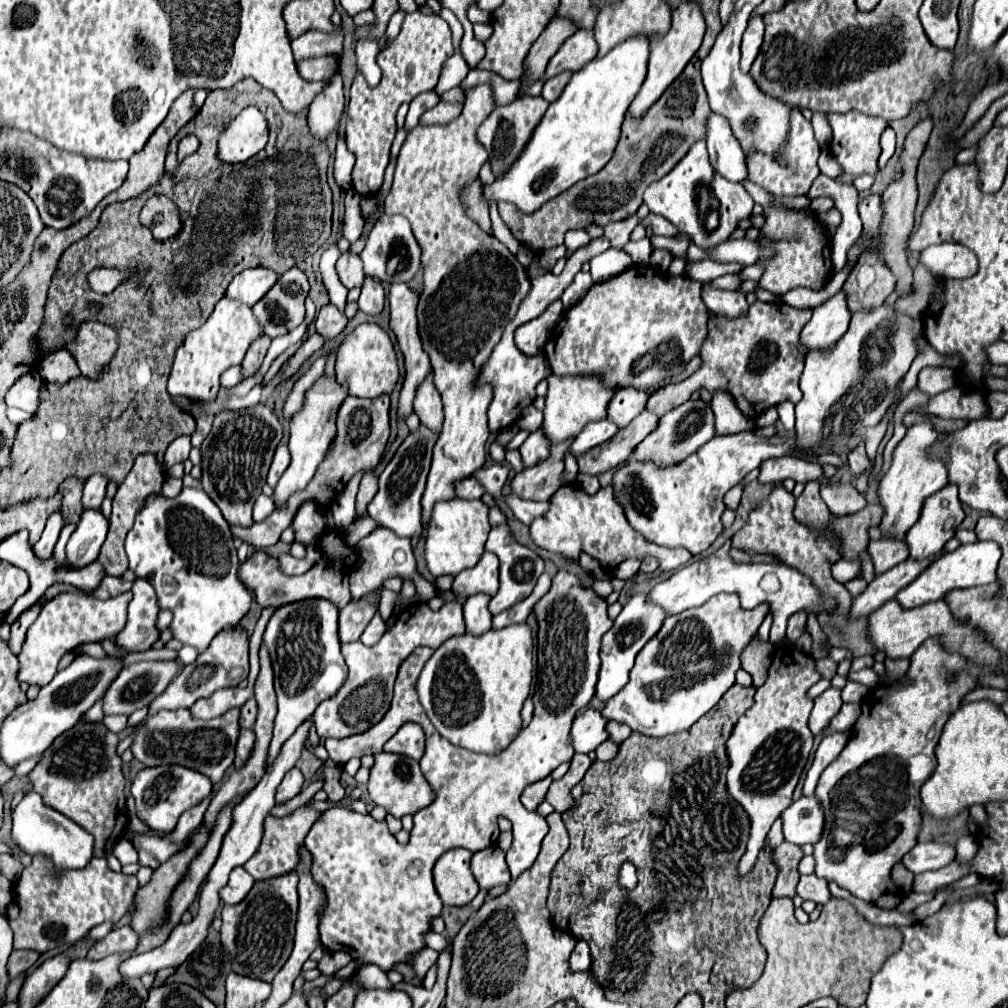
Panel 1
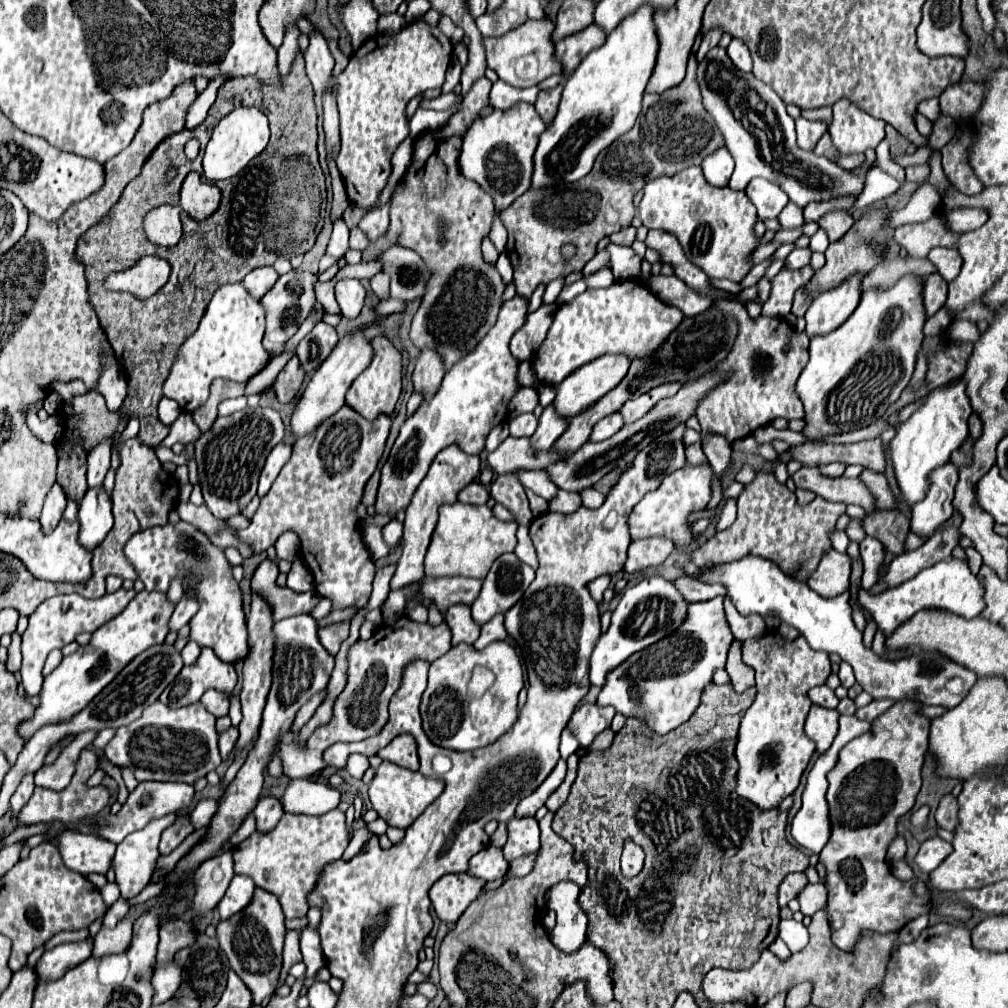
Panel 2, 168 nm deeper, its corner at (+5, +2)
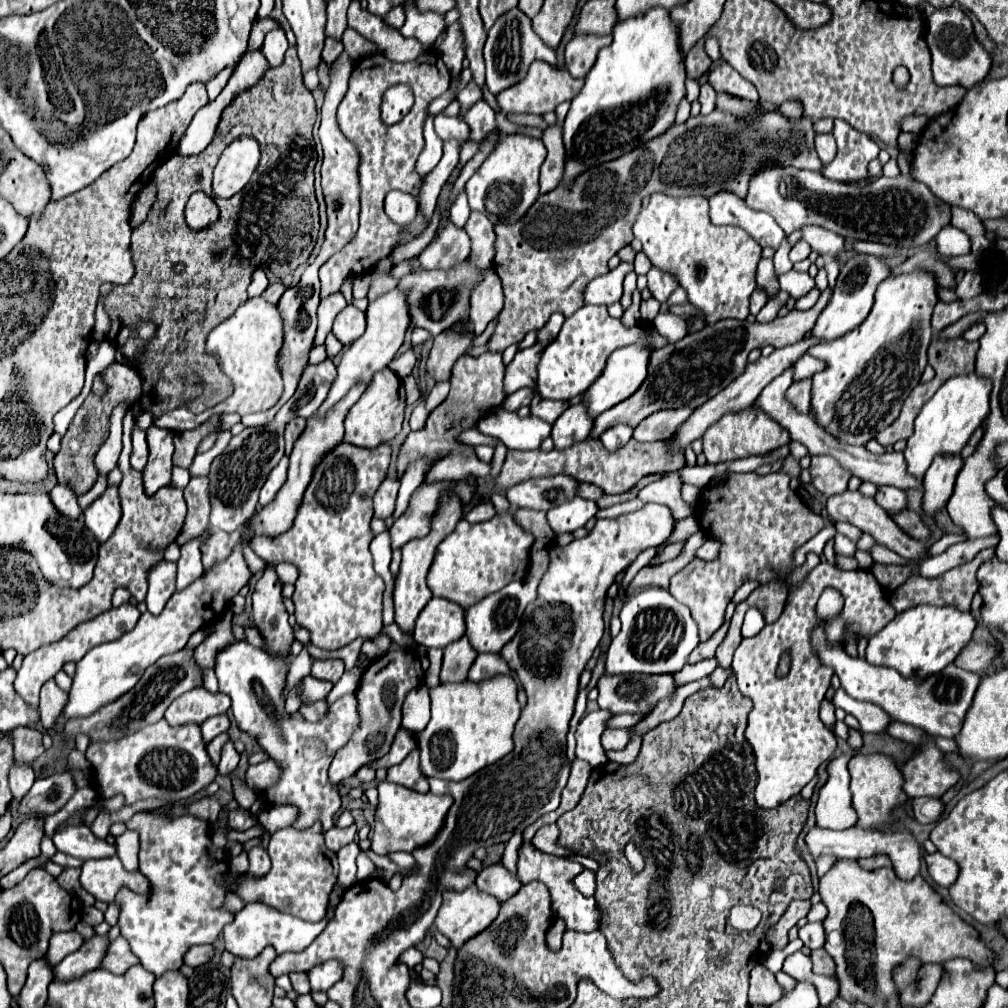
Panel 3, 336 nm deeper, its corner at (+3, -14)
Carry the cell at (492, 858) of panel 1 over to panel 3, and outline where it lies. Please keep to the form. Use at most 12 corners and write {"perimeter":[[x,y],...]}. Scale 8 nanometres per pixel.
{"perimeter":[[502,864],[484,868],[476,886],[508,900],[522,886]]}

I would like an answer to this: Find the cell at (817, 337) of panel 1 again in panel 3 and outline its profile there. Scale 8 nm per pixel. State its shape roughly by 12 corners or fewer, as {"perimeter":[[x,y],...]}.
{"perimeter":[[862,254],[840,270],[812,336],[830,342],[864,322],[890,276]]}

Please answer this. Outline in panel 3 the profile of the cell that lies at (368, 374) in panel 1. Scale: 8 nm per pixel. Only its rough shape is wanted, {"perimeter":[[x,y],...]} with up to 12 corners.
{"perimeter":[[376,372],[348,410],[344,440],[362,448],[402,428],[406,390]]}

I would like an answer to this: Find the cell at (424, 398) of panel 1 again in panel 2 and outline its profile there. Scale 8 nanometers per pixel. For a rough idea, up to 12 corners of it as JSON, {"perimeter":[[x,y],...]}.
{"perimeter":[[422,348],[414,368],[414,390],[434,396],[444,378],[444,362]]}

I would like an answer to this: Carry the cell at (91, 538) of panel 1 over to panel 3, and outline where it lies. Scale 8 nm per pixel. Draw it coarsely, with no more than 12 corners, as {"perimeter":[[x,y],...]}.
{"perimeter":[[116,486],[84,510],[98,542],[112,536],[122,512]]}

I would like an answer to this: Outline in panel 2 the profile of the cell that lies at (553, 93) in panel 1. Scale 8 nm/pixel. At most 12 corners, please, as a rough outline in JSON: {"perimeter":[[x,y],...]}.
{"perimeter":[[562,84],[538,96],[536,112],[548,126],[558,110]]}

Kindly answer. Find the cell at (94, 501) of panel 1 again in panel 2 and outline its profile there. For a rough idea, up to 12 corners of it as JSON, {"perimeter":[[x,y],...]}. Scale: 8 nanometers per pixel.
{"perimeter":[[112,438],[88,452],[88,486],[102,486],[110,468]]}

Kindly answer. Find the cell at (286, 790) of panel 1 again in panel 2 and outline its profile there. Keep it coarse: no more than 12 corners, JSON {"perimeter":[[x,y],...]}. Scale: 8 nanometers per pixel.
{"perimeter":[[264,798],[252,814],[256,830],[266,834],[282,818],[278,798]]}

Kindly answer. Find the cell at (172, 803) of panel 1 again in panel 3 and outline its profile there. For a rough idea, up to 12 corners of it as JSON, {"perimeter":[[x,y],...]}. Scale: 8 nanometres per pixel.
{"perimeter":[[60,826],[52,840],[80,860],[116,856],[116,842],[88,826]]}

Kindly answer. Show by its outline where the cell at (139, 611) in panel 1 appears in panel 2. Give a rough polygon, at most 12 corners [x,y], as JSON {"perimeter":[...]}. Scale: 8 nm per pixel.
{"perimeter":[[138,592],[44,680],[30,736],[68,720],[164,642],[174,608]]}

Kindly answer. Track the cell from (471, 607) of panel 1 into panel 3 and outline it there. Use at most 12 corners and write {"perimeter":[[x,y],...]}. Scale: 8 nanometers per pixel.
{"perimeter":[[468,638],[444,648],[440,682],[460,682],[478,652]]}

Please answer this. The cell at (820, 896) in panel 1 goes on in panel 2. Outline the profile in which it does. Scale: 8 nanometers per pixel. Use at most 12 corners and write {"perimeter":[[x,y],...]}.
{"perimeter":[[808,884],[800,894],[800,912],[814,916],[826,906],[824,884]]}

